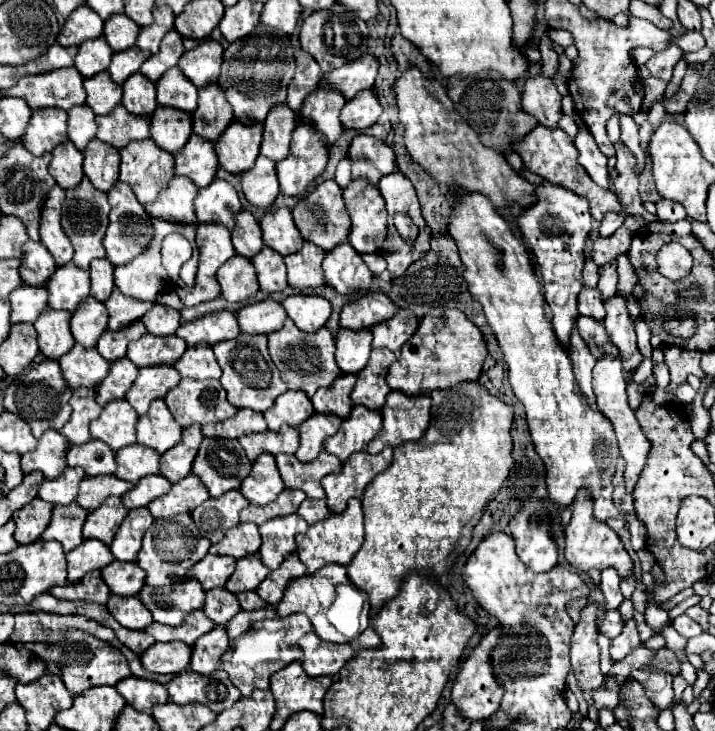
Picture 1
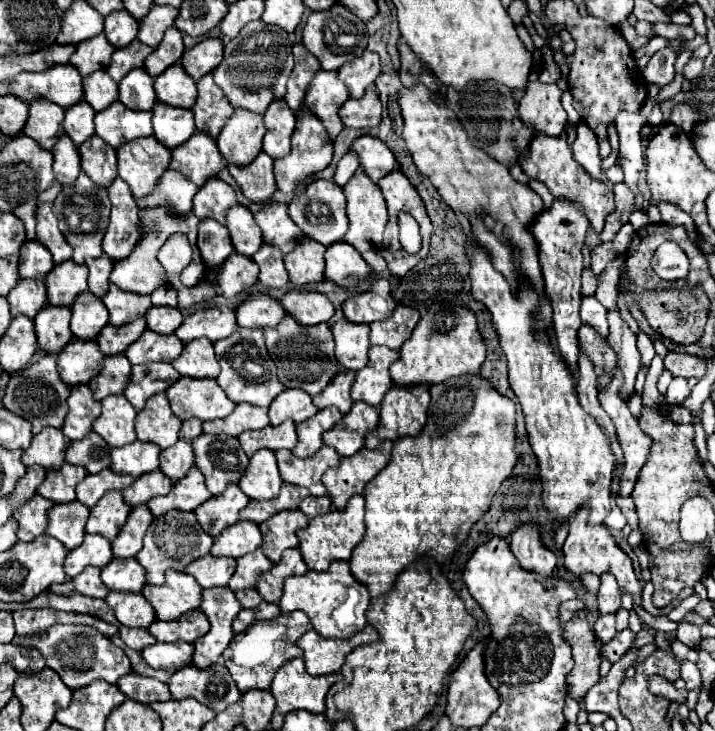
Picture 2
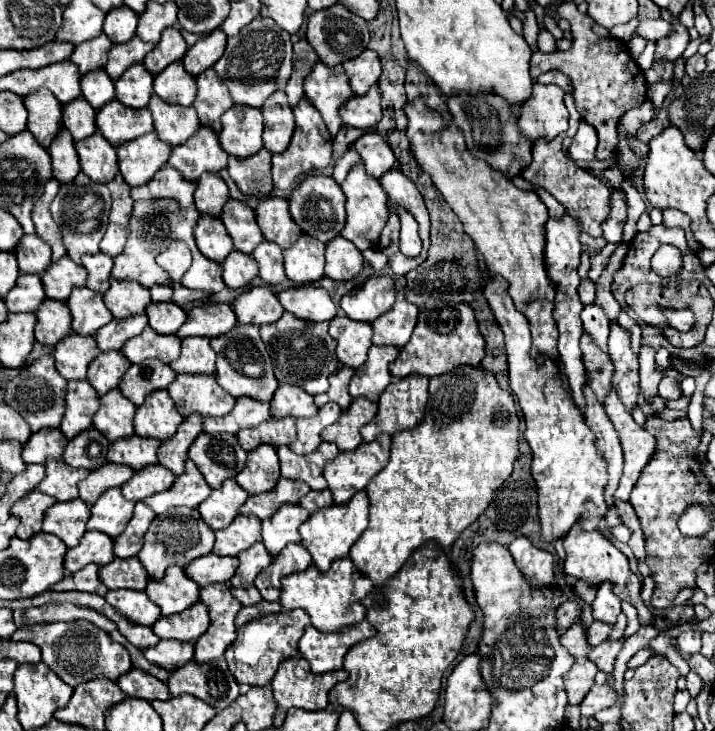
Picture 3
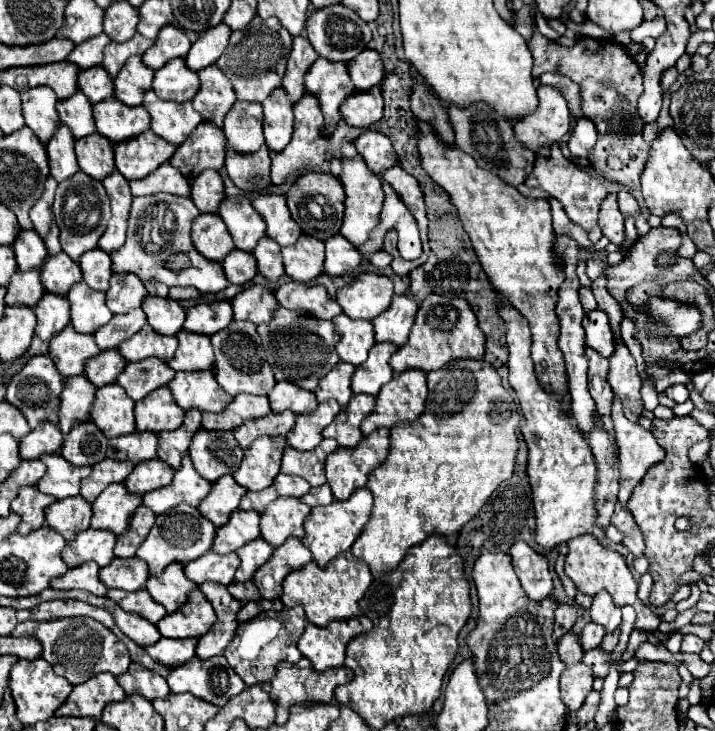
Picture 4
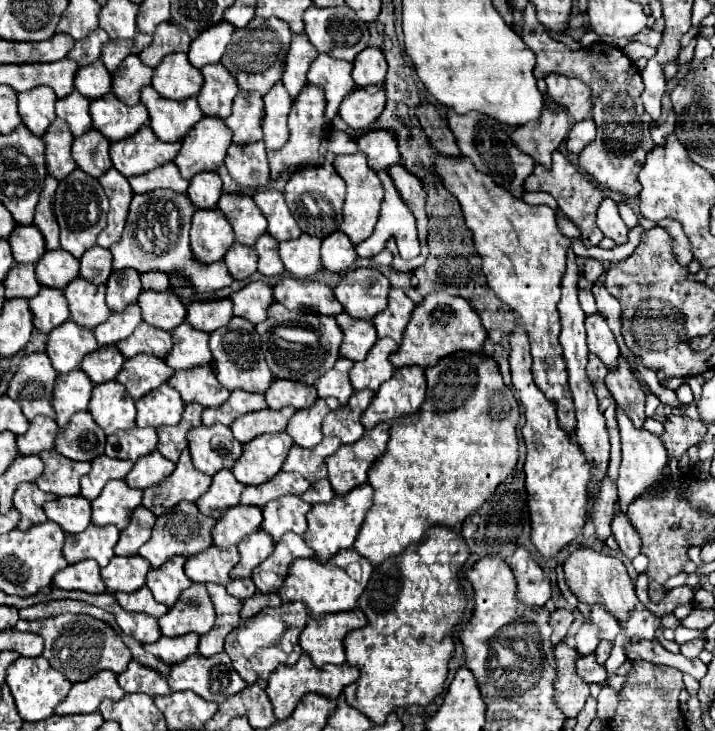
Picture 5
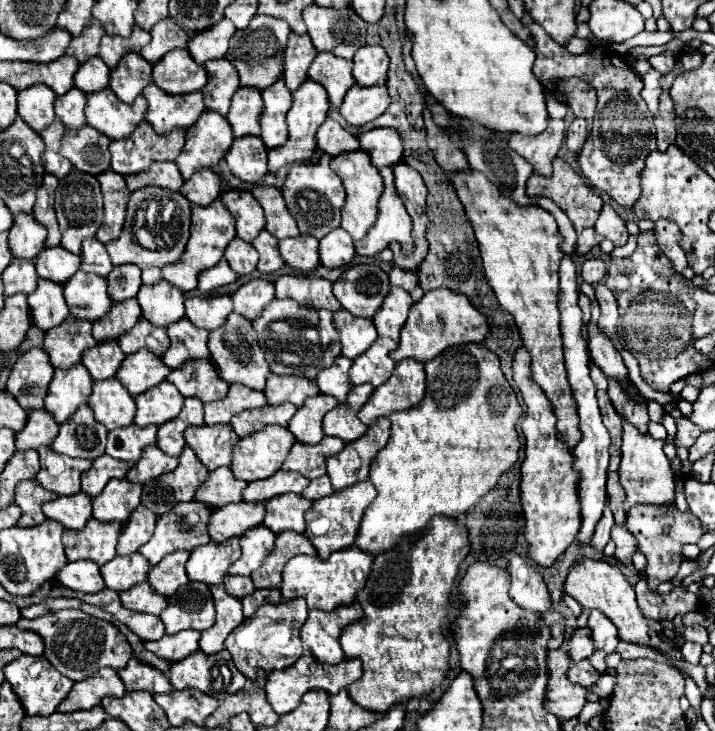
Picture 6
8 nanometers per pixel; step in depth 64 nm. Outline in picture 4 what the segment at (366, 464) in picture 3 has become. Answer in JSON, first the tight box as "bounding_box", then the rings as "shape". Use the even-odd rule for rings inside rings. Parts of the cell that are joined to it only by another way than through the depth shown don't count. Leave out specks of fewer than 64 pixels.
{"bounding_box":[326,428,390,500],"shape":[[[376,428],[376,432],[372,432],[370,436],[364,436],[358,446],[338,448],[336,452],[332,452],[326,458],[326,478],[328,478],[328,484],[330,484],[336,500],[348,500],[356,488],[366,486],[370,472],[376,470],[388,456],[388,448],[390,448],[388,436],[390,436],[388,428]]]}

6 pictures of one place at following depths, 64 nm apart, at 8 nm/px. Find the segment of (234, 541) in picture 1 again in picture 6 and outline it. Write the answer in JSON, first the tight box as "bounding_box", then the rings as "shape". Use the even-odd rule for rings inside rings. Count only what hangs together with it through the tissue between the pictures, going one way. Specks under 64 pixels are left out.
{"bounding_box":[208,502,264,542],"shape":[[[236,502],[224,508],[216,508],[208,520],[208,534],[214,542],[226,542],[234,536],[242,536],[248,528],[260,524],[264,518],[264,504]]]}

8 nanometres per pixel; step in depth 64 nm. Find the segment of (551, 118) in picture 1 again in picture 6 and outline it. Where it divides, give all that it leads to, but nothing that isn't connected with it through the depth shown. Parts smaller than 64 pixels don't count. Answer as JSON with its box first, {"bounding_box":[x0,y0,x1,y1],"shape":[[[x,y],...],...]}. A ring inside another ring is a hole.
{"bounding_box":[508,120,566,176],"shape":[[[550,120],[548,128],[540,136],[522,136],[512,134],[508,140],[508,146],[526,158],[534,172],[542,172],[542,176],[552,174],[552,160],[556,158],[562,140],[566,134],[566,122],[564,120]]]}

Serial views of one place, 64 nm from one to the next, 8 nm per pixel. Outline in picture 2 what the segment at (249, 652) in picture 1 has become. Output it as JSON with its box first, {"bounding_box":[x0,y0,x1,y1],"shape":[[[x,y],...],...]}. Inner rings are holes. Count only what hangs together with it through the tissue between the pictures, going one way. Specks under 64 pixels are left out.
{"bounding_box":[222,612,310,692],"shape":[[[290,612],[274,620],[256,620],[256,624],[250,624],[248,630],[236,634],[230,646],[226,648],[226,652],[222,654],[222,658],[240,692],[248,692],[252,688],[268,690],[276,670],[284,662],[302,656],[296,642],[308,628],[310,628],[310,620],[308,616],[304,616],[304,612]]]}

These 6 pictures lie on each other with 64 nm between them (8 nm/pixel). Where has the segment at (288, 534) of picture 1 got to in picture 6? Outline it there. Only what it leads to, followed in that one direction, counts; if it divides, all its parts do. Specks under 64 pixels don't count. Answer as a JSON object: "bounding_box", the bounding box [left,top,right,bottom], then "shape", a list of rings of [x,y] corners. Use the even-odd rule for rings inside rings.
{"bounding_box":[264,496,312,534],"shape":[[[276,496],[276,500],[268,500],[266,504],[264,526],[270,528],[274,534],[280,534],[284,530],[302,534],[306,530],[304,514],[310,506],[312,502],[304,496]]]}

